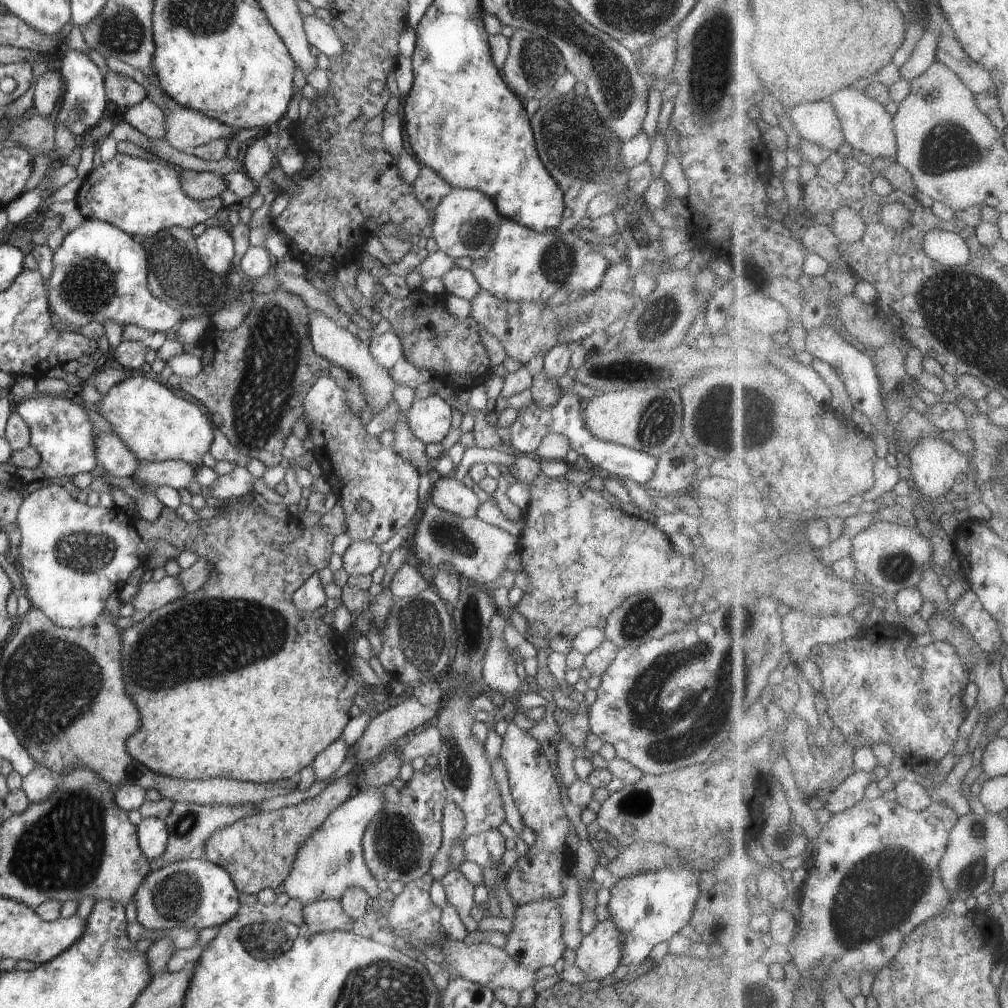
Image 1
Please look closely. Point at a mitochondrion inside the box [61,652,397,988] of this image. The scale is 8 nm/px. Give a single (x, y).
(263, 943)

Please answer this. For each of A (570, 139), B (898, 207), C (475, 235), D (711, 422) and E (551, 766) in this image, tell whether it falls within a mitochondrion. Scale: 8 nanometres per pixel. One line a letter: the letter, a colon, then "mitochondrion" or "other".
A: mitochondrion
B: other
C: mitochondrion
D: mitochondrion
E: other

